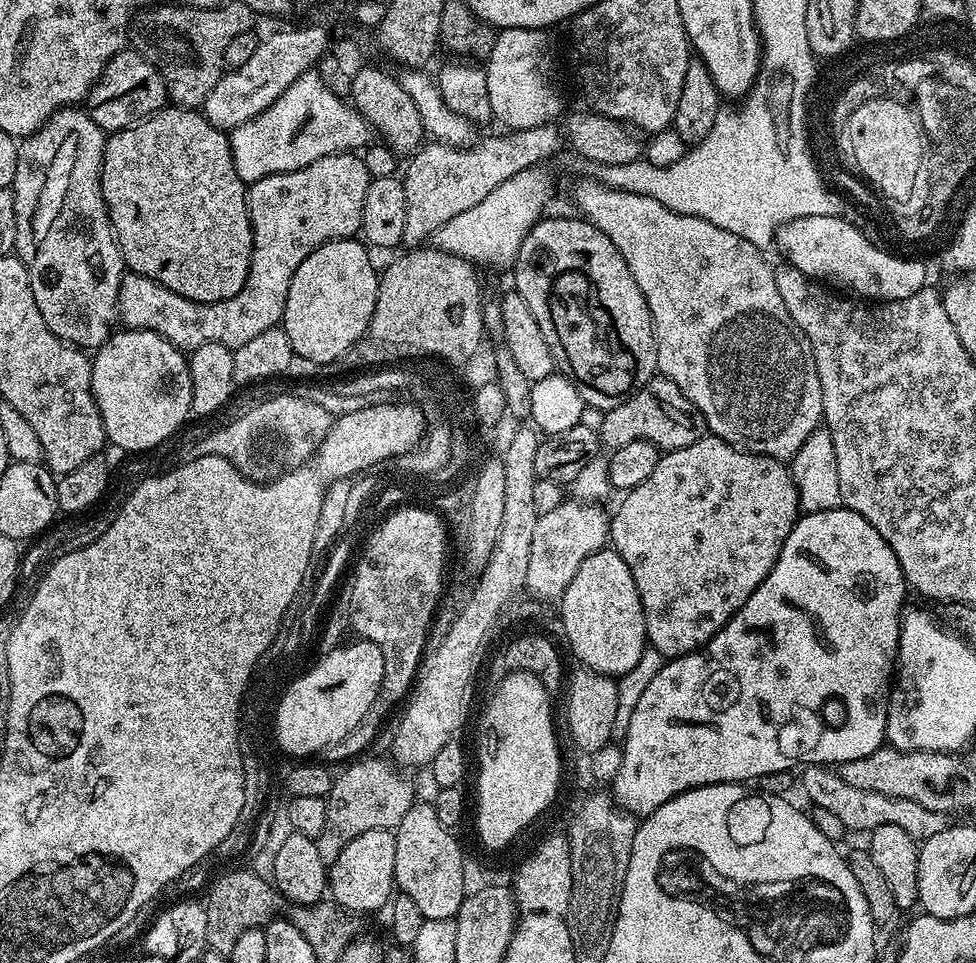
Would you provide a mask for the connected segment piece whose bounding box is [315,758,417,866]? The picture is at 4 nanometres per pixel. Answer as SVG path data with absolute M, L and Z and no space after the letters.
M360 758L349 763L345 767L348 769L340 777L337 775L333 779L332 789L327 794L326 827L315 840L318 846L318 854L322 857L325 866L331 866L338 858L338 854L342 854L344 847L350 842L354 842L354 838L358 838L358 834L366 834L366 830L382 830L383 828L395 830L402 822L403 816L406 815L406 810L410 810L410 806L417 799L411 782L404 777L407 775L391 759L388 759L389 761L364 759L368 758Z

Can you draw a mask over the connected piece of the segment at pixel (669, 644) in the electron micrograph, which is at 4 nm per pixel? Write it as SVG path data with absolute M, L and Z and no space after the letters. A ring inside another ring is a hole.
M705 434L698 442L685 448L664 452L658 466L654 466L654 474L650 474L646 482L623 493L619 499L620 505L617 506L616 513L613 511L610 516L610 544L620 555L622 562L630 566L630 574L634 578L634 586L638 586L638 598L644 611L644 635L651 648L663 658L685 656L697 648L704 647L719 628L726 626L728 619L744 605L750 594L754 594L754 590L764 581L766 574L770 574L790 530L801 515L798 490L792 481L792 473L781 461L753 452L742 452L711 434Z

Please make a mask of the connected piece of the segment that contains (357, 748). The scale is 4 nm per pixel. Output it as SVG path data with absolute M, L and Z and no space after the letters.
M403 505L402 514L382 520L380 532L370 544L352 583L350 626L361 639L374 642L382 650L384 681L362 722L358 722L346 738L326 746L323 759L352 762L367 753L364 751L379 734L388 711L412 691L416 672L420 669L420 659L429 643L428 630L444 588L448 538L442 517L432 510L412 505Z

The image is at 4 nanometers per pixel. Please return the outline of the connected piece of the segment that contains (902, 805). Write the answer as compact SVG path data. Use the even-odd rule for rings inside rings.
M808 766L803 769L800 776L800 784L804 787L804 792L808 795L809 805L831 810L831 812L843 822L845 829L856 832L867 833L878 826L893 824L902 826L906 834L910 834L918 842L923 842L934 838L942 829L949 827L950 820L945 813L926 810L926 806L909 804L907 802L877 802L872 798L858 798L854 786L847 782L842 782L842 778L831 767L828 766Z

